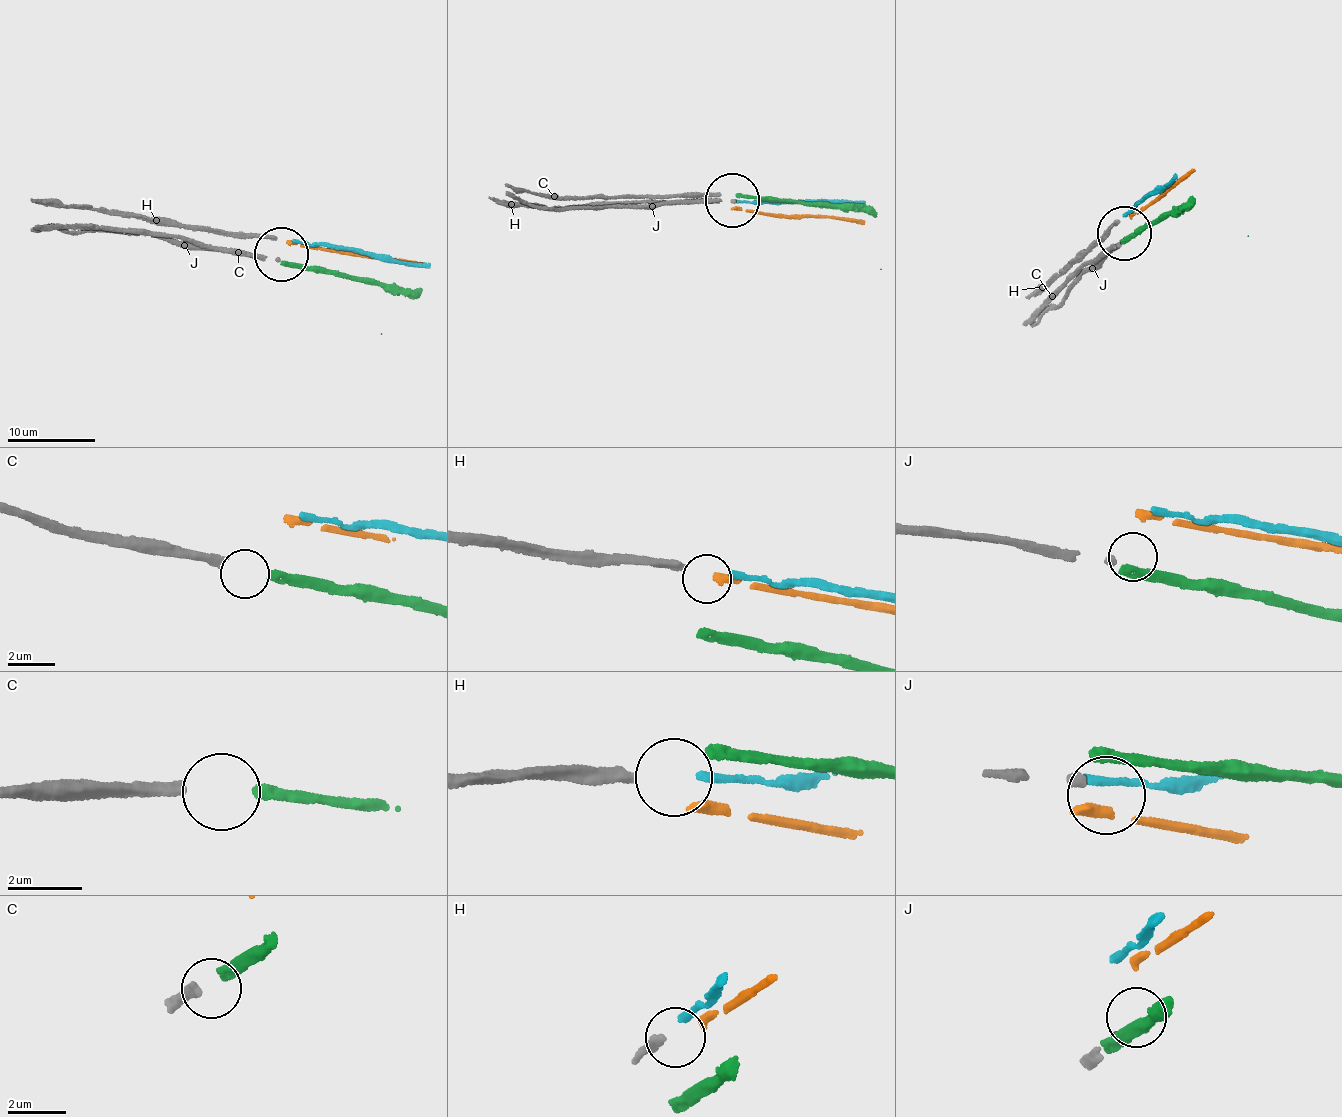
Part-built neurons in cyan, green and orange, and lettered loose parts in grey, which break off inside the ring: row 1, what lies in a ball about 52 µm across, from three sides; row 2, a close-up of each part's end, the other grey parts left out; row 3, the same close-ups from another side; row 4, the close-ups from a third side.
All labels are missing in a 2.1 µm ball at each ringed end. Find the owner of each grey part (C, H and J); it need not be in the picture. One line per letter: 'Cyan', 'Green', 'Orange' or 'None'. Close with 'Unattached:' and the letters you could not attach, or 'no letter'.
C: Green
H: Cyan
J: None
Unattached: J

